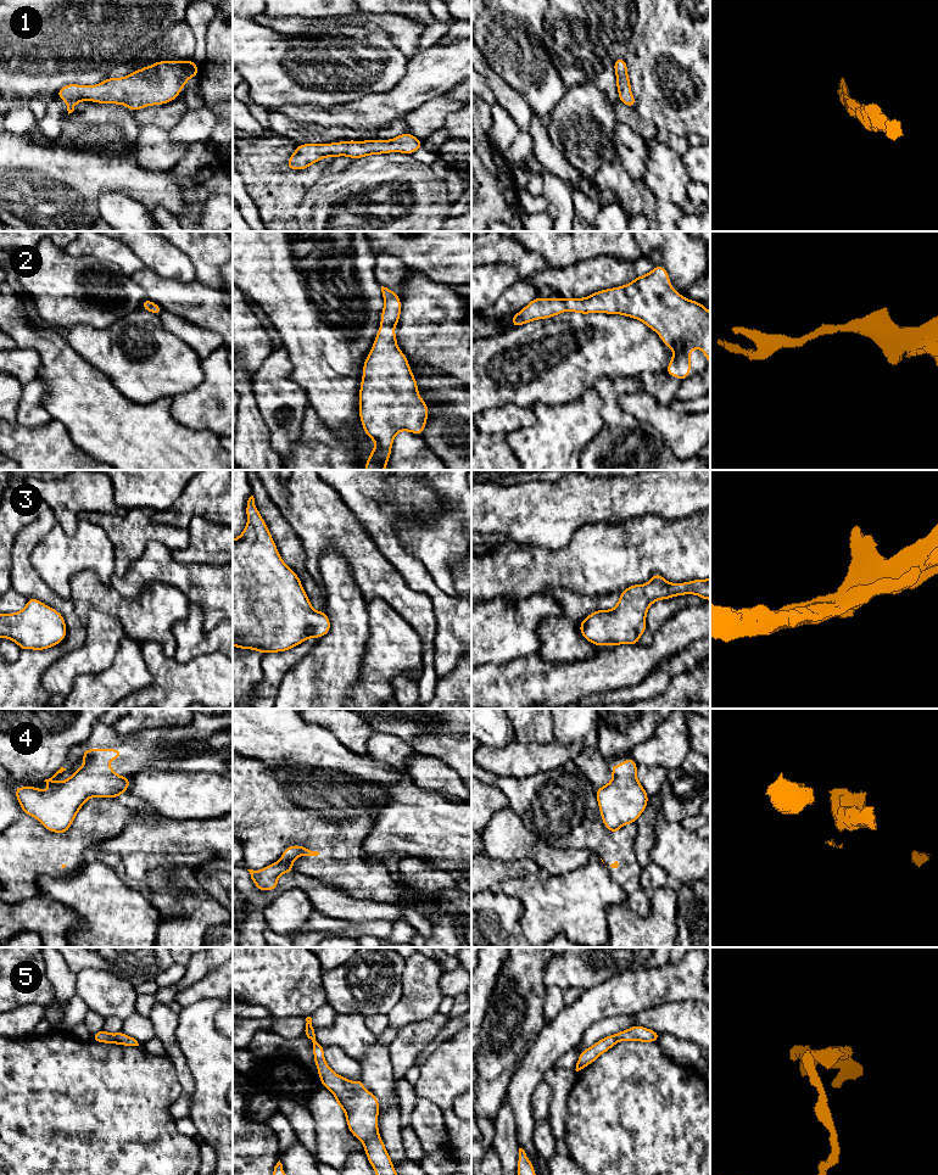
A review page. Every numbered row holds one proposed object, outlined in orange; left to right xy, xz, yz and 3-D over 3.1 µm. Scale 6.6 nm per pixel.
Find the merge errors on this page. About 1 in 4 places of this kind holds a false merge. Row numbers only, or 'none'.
4

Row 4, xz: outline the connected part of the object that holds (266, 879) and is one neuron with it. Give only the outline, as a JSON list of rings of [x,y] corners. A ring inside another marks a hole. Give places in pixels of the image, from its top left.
[[[301,845],[287,846],[278,862],[259,871],[247,869],[256,888],[263,891],[274,890],[281,874],[295,871],[292,862],[302,855],[302,847]]]

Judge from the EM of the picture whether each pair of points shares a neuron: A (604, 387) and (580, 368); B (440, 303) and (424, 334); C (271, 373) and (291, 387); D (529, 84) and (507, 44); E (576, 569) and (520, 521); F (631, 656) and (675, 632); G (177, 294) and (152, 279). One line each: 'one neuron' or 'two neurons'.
A: two neurons
B: one neuron
C: one neuron
D: one neuron
E: two neurons
F: one neuron
G: one neuron

